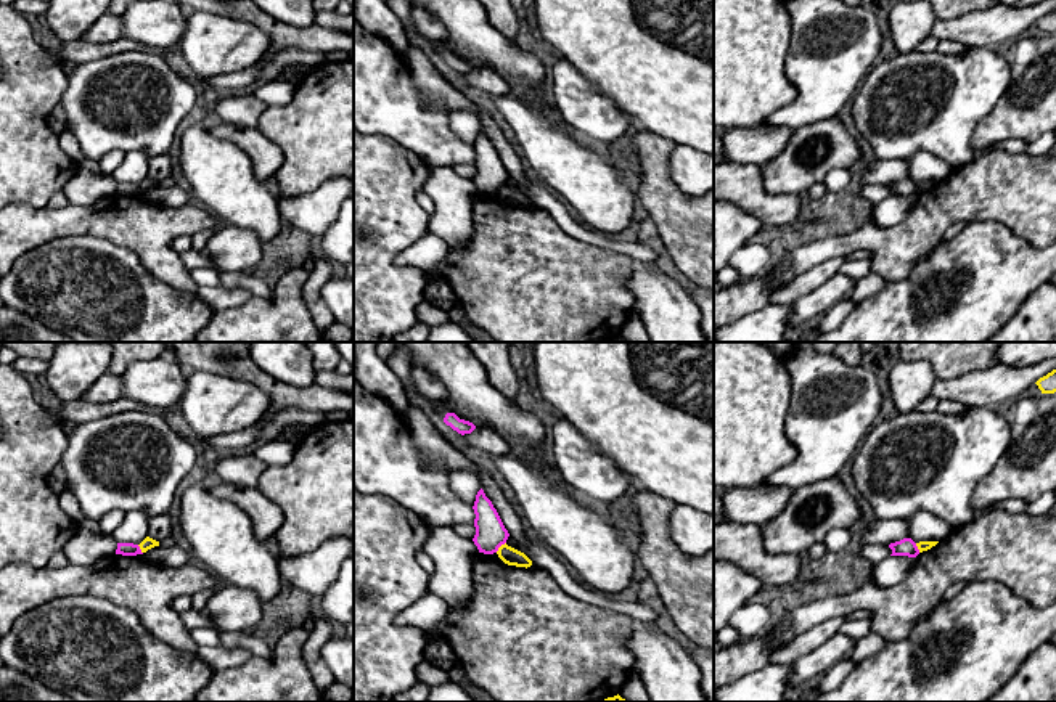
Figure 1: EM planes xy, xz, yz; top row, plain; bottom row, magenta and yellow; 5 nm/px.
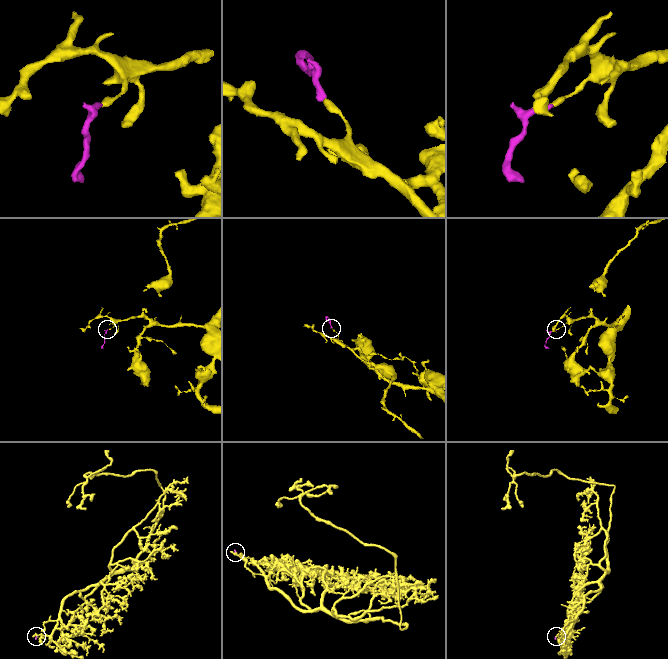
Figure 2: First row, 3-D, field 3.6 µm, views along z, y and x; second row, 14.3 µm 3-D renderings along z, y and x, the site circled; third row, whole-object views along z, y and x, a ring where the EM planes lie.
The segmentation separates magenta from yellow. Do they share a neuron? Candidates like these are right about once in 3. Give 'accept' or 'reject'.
reject

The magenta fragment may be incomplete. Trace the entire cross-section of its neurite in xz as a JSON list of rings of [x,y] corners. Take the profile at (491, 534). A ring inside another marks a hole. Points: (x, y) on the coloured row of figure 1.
[[[482,488],[476,495],[473,509],[476,514],[476,535],[473,538],[474,545],[477,546],[479,553],[497,553],[498,548],[506,543],[510,533]]]

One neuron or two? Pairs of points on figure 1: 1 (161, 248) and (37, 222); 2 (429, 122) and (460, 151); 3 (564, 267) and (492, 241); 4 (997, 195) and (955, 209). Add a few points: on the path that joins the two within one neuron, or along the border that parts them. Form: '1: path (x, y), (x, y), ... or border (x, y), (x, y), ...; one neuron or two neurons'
1: path (130, 222), (68, 222); one neuron
2: path (437, 130), (452, 145); one neuron
3: path (547, 267), (519, 267), (510, 257); one neuron
4: path (987, 195), (970, 195), (965, 199); one neuron

